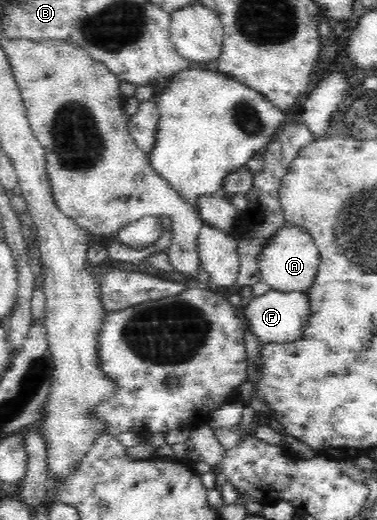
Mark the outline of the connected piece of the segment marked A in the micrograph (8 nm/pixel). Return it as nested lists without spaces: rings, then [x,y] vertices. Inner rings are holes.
[[[283,226],[280,232],[270,238],[267,245],[259,254],[261,280],[269,284],[277,292],[309,292],[319,272],[320,254],[316,243],[309,233],[297,226]]]

